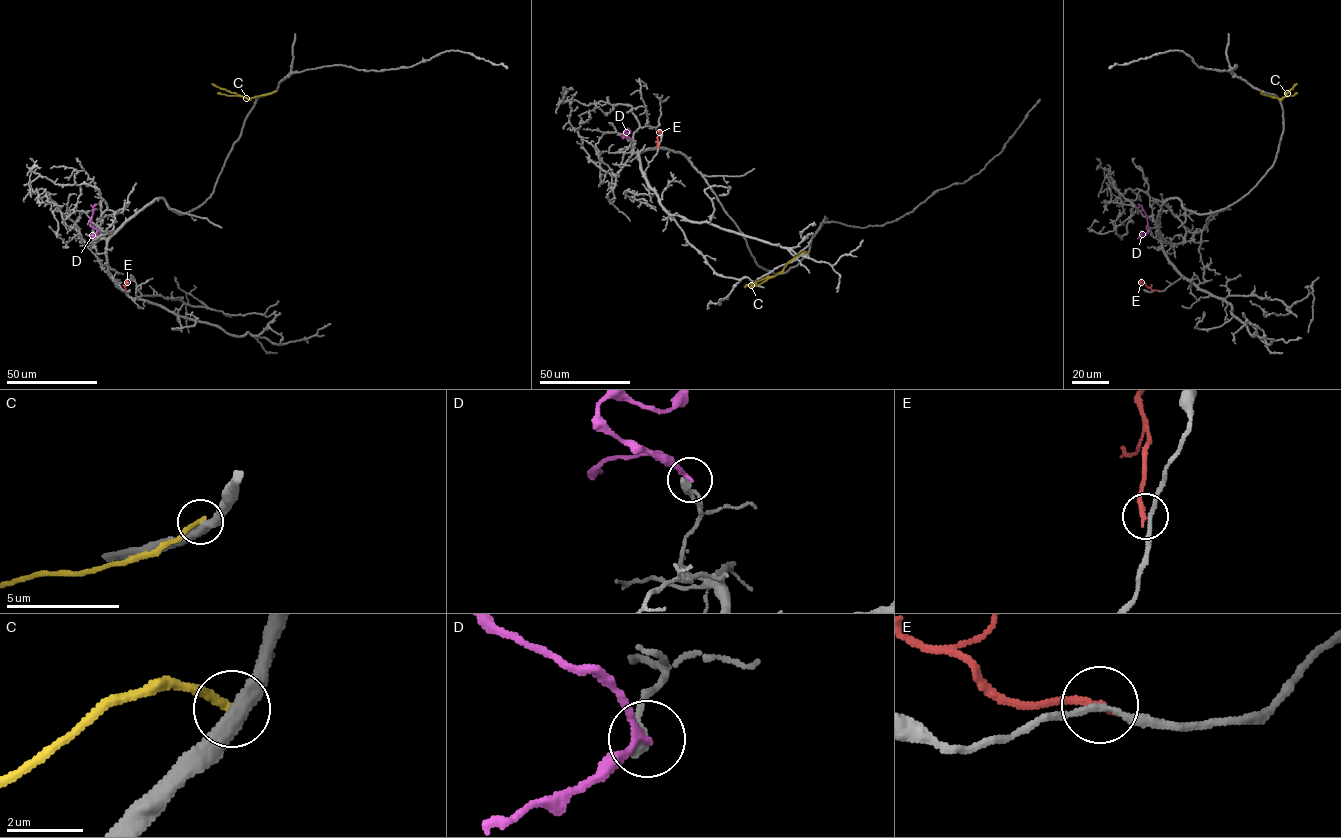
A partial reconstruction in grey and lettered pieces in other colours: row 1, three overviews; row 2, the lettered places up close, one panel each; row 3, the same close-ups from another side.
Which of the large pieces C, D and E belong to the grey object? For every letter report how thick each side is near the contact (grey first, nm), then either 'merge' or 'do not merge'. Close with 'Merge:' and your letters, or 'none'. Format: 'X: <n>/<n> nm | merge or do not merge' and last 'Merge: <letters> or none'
C: 440/240 nm | do not merge
D: 360/150 nm | do not merge
E: 170/220 nm | do not merge
Merge: none

